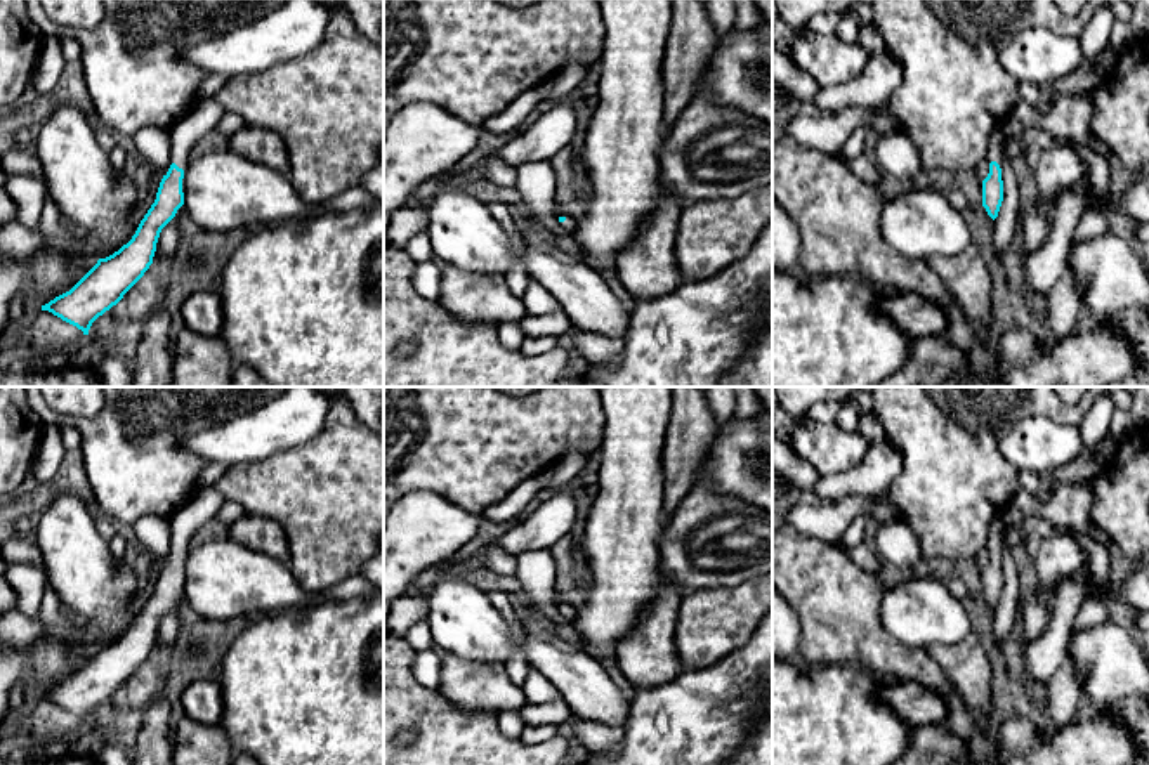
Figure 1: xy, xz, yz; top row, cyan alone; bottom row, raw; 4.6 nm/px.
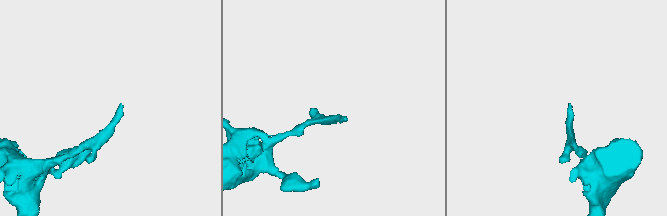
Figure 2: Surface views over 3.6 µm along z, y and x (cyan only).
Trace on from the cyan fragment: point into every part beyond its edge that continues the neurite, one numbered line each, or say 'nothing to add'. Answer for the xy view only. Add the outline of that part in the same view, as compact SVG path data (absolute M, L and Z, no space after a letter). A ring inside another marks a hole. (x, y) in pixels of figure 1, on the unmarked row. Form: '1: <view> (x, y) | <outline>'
1: xy (200, 512) | M200 487L170 519L172 552L186 559L191 538L200 529L212 529L224 503L215 487Z

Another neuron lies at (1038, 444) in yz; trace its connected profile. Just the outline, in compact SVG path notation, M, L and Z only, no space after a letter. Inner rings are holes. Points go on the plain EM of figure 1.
M1045 416L1019 420L1000 441L1000 453L1012 467L1036 474L1052 474L1076 460L1083 448L1080 427Z

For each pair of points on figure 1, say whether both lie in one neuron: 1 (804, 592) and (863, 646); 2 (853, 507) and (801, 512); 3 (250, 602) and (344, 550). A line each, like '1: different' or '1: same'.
1: same
2: same
3: different

